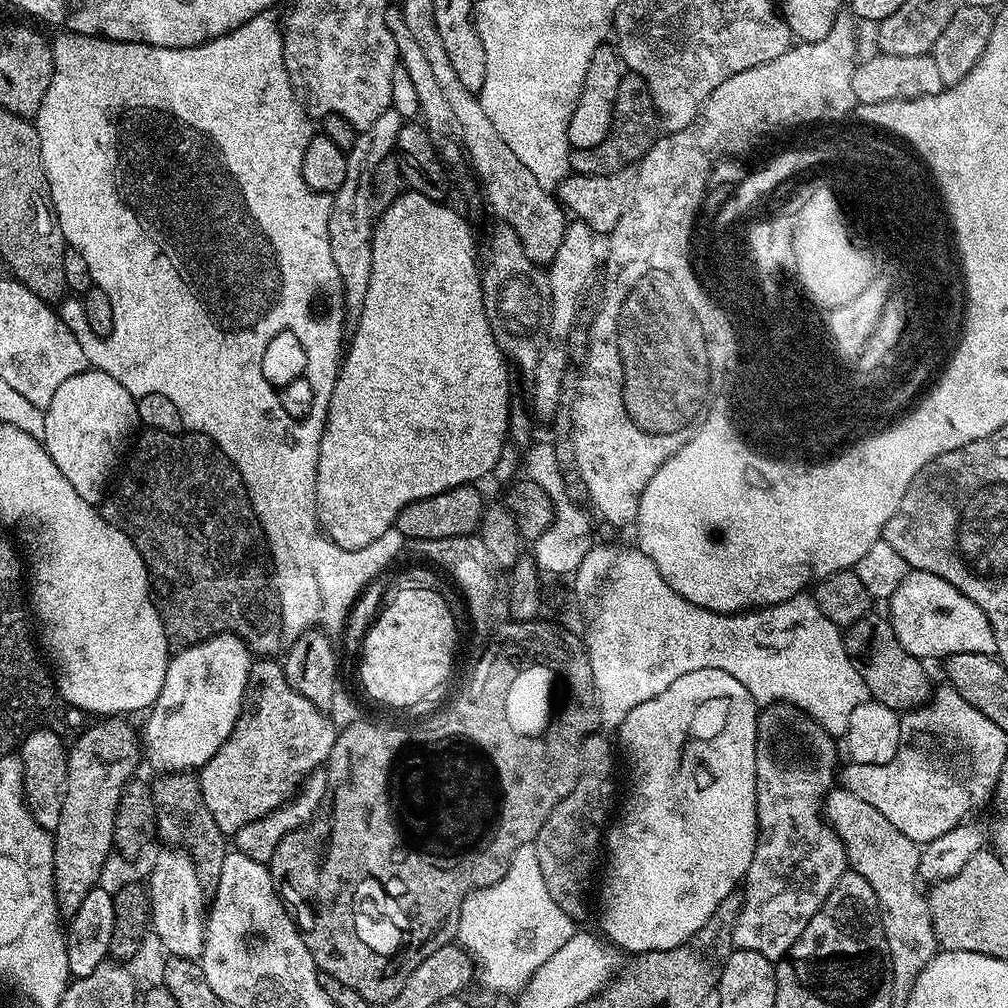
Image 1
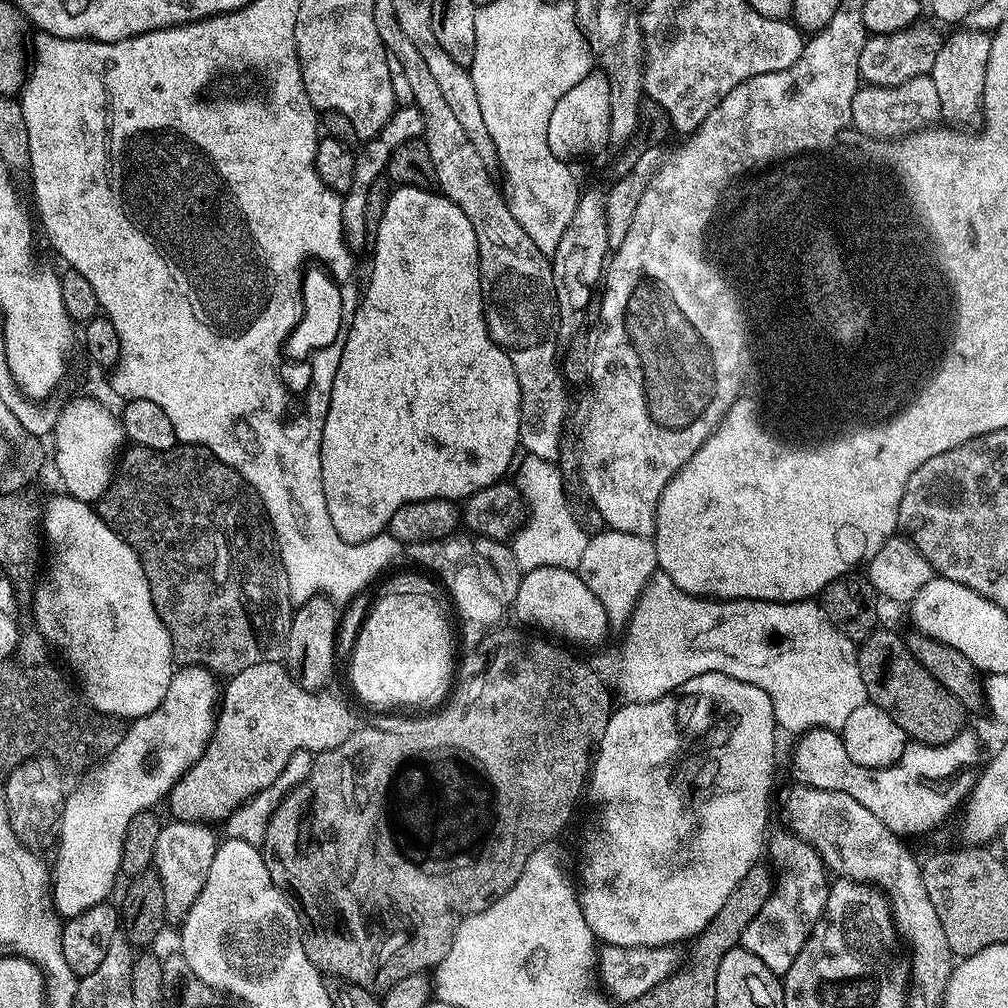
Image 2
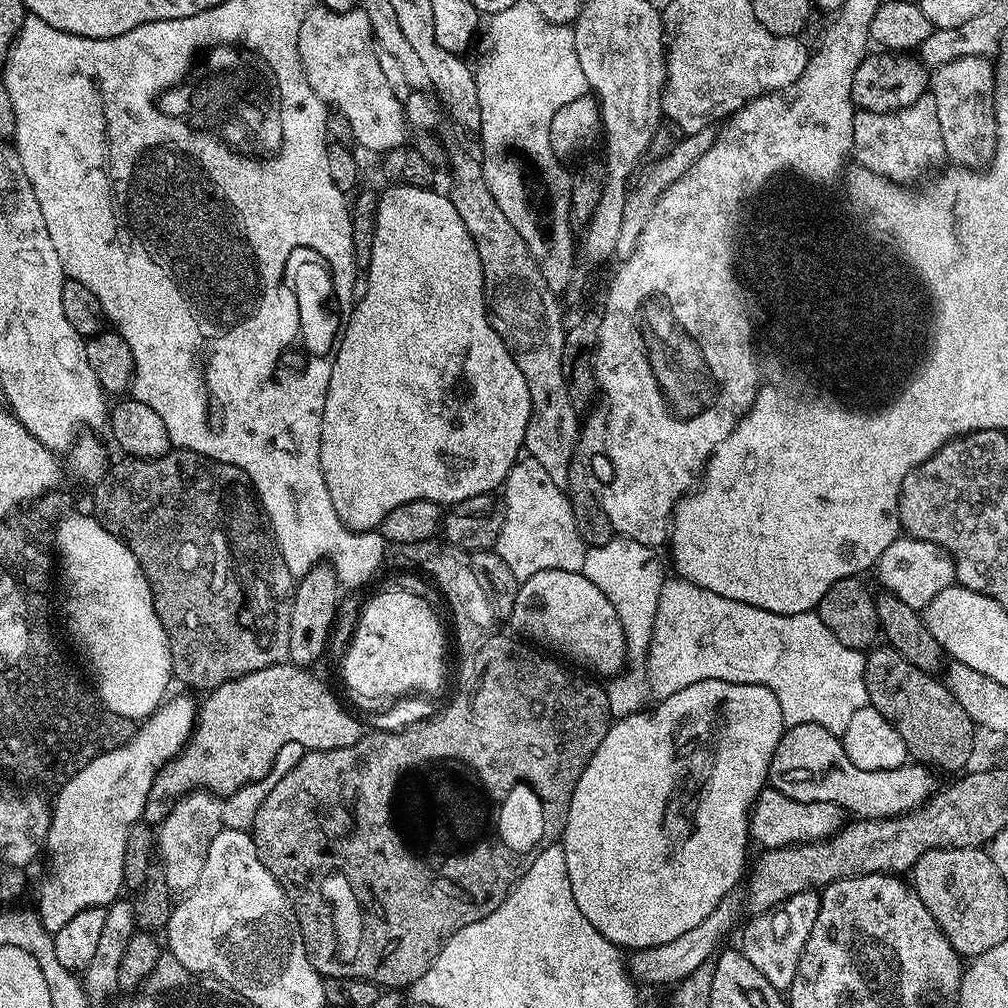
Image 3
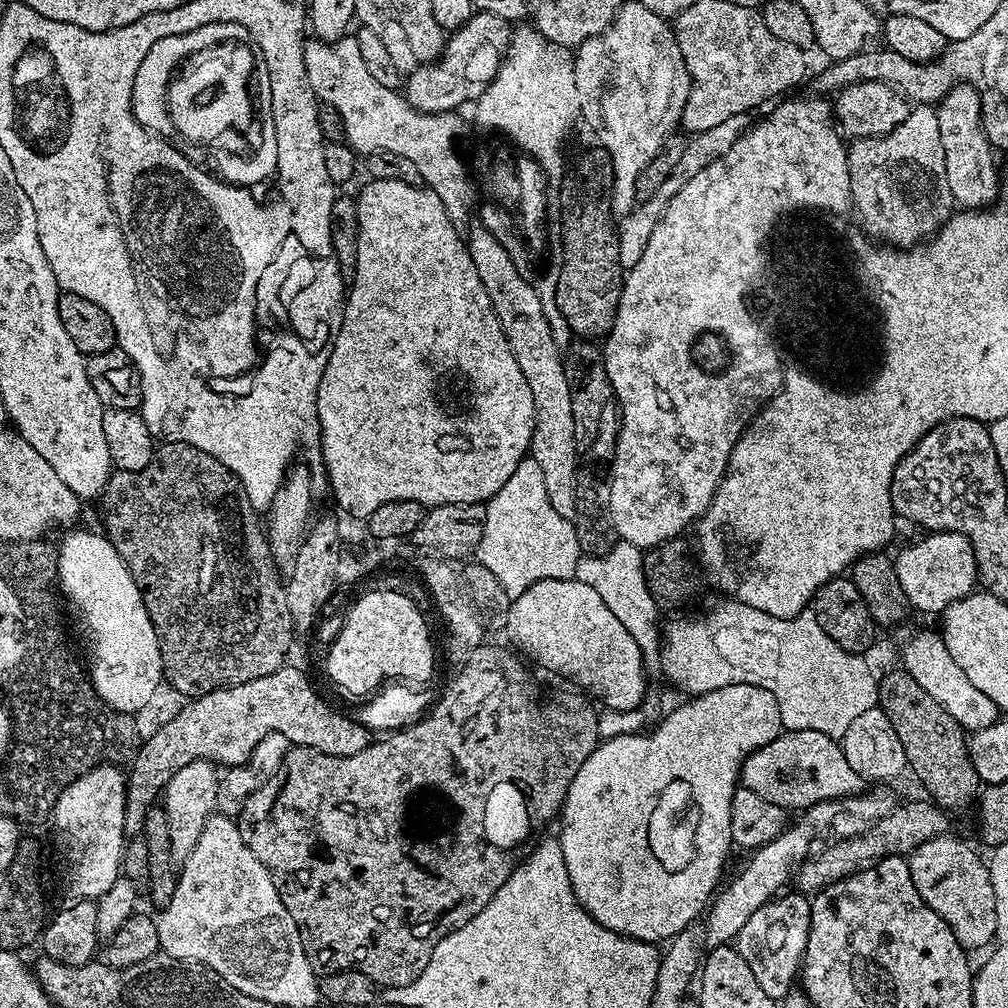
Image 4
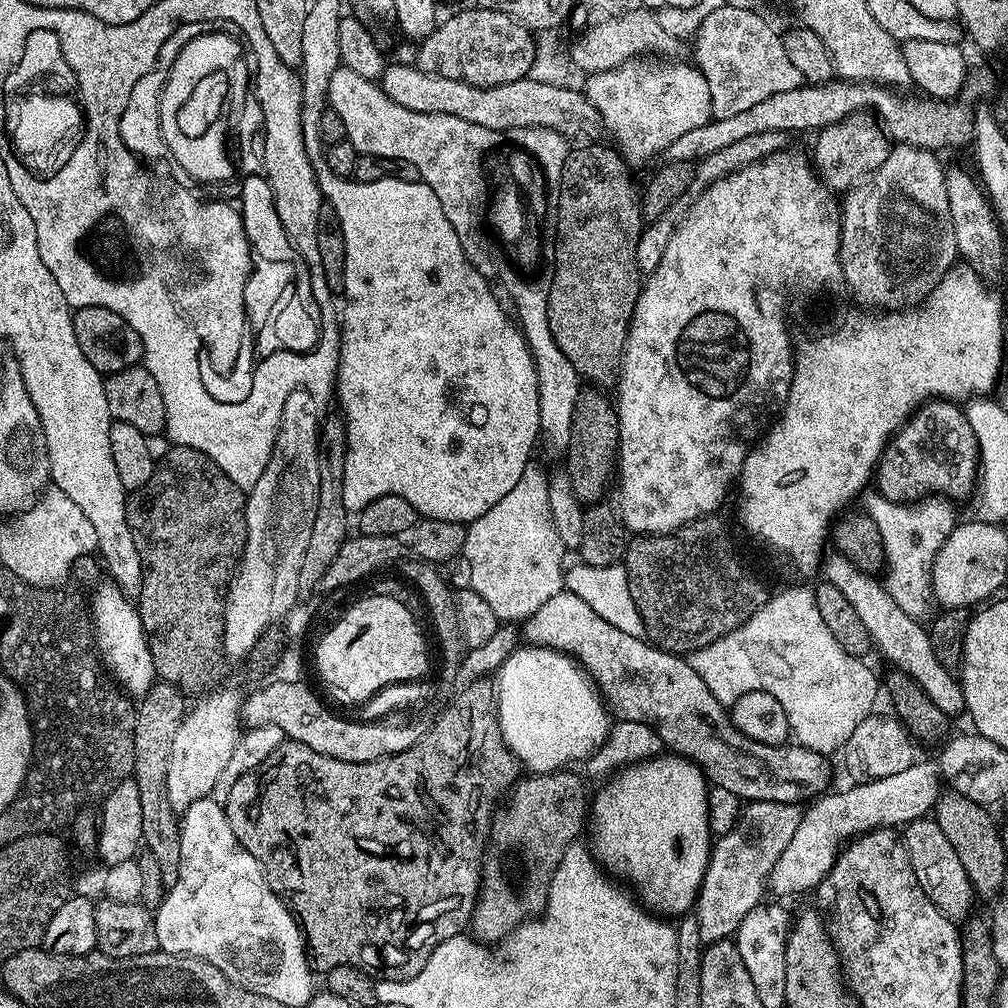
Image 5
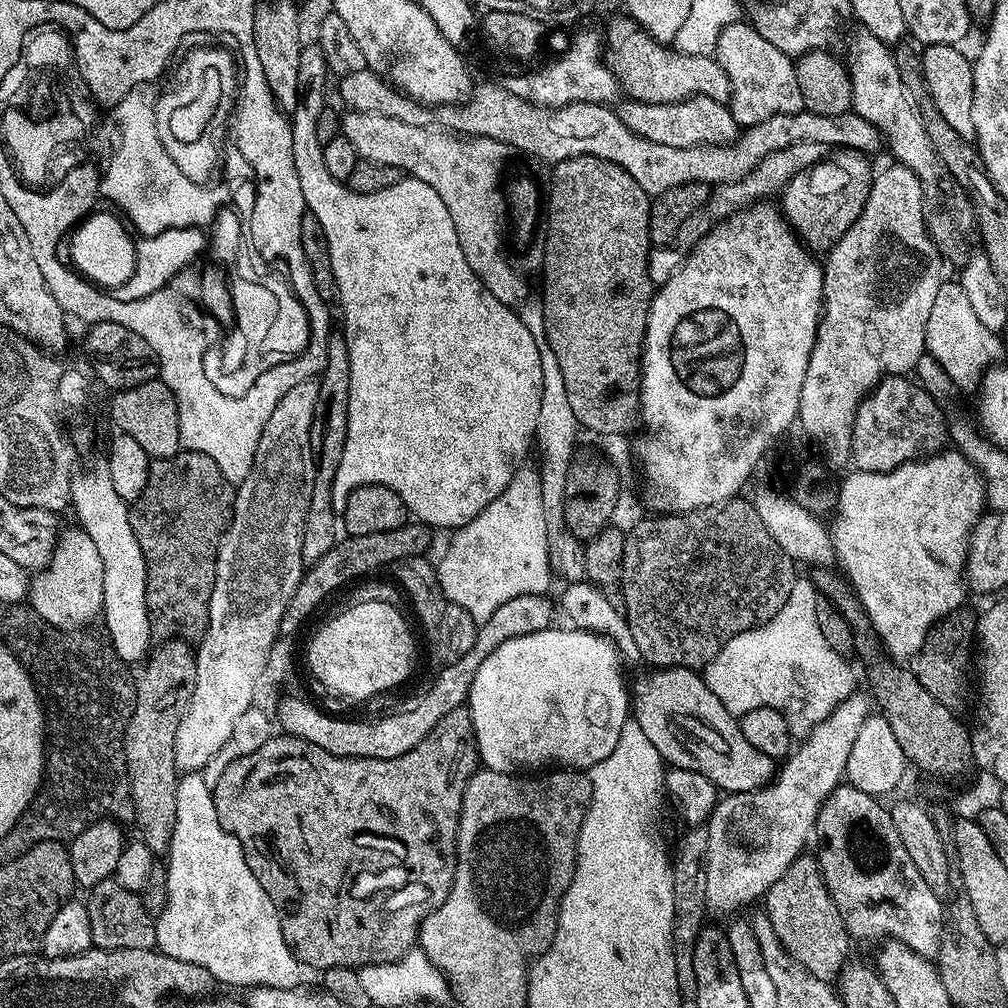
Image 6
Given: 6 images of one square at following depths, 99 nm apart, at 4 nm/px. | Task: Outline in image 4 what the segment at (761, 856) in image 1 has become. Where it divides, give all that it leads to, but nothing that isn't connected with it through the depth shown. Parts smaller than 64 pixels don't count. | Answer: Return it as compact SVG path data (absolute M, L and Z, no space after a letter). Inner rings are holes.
M811 903L805 904L764 904L754 914L750 914L750 922L742 926L739 936L734 941L737 952L746 958L750 970L754 970L754 978L758 978L758 986L770 994L777 1002L797 983L804 963L804 951L808 945L808 935L812 925Z

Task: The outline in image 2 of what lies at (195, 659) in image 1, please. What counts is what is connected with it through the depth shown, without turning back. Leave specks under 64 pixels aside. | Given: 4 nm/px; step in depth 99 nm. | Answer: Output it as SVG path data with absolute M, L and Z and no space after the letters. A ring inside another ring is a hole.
M184 666L173 671L166 698L162 698L162 702L150 714L135 717L131 721L120 745L110 758L103 761L96 781L85 792L67 793L58 825L60 849L56 852L56 865L53 863L50 868L52 906L61 917L77 916L90 906L103 904L109 899L108 895L116 884L116 876L121 875L122 842L126 838L126 826L130 826L132 817L149 811L153 807L152 800L158 799L160 792L162 796L171 785L177 784L206 750L208 739L212 737L212 728L216 724L218 701L222 696L221 685L216 685L215 679L217 677L211 671L201 666Z

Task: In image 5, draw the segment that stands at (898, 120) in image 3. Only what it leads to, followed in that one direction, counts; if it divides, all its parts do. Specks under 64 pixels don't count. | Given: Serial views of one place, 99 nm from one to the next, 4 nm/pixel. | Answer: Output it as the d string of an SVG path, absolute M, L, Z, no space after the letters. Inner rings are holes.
M901 143L889 151L886 162L882 162L882 166L878 166L878 170L867 177L866 183L863 186L851 189L843 197L842 215L840 218L841 268L844 271L844 282L847 291L850 290L860 303L876 306L880 308L879 310L902 310L917 305L927 299L936 283L957 263L956 239L954 238L954 226L950 218L950 202L946 194L946 178L944 177L946 168L945 165L940 165L940 160L936 156L939 155L927 148L917 148L914 144Z

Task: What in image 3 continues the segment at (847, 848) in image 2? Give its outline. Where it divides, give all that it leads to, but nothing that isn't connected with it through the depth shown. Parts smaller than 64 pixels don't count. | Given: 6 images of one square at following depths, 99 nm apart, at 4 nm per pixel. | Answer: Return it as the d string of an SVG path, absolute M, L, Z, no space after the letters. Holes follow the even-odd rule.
M766 786L752 803L748 817L748 834L753 841L760 843L761 849L787 848L798 844L810 844L827 840L836 835L846 824L846 813L834 802L798 802L786 798L777 788Z

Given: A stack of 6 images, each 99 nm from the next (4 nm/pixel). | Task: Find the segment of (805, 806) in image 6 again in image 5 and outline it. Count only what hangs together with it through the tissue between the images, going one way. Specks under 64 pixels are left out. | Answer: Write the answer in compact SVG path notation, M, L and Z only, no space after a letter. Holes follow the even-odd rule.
M753 800L743 805L740 818L730 831L715 837L694 905L701 945L735 937L742 918L765 899L770 870L774 870L774 862L782 858L782 850L790 846L790 838L794 838L794 830L798 830L801 815L799 803Z

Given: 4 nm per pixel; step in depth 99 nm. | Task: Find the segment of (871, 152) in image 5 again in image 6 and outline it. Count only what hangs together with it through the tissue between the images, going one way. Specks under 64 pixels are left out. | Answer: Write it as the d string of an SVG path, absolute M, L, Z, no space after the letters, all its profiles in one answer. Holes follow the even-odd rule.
M841 147L825 155L807 172L797 172L788 177L783 189L784 204L782 215L792 226L792 231L813 253L824 254L835 246L858 222L862 210L866 206L866 198L870 198L870 186L874 179L874 167L867 155L854 148Z

